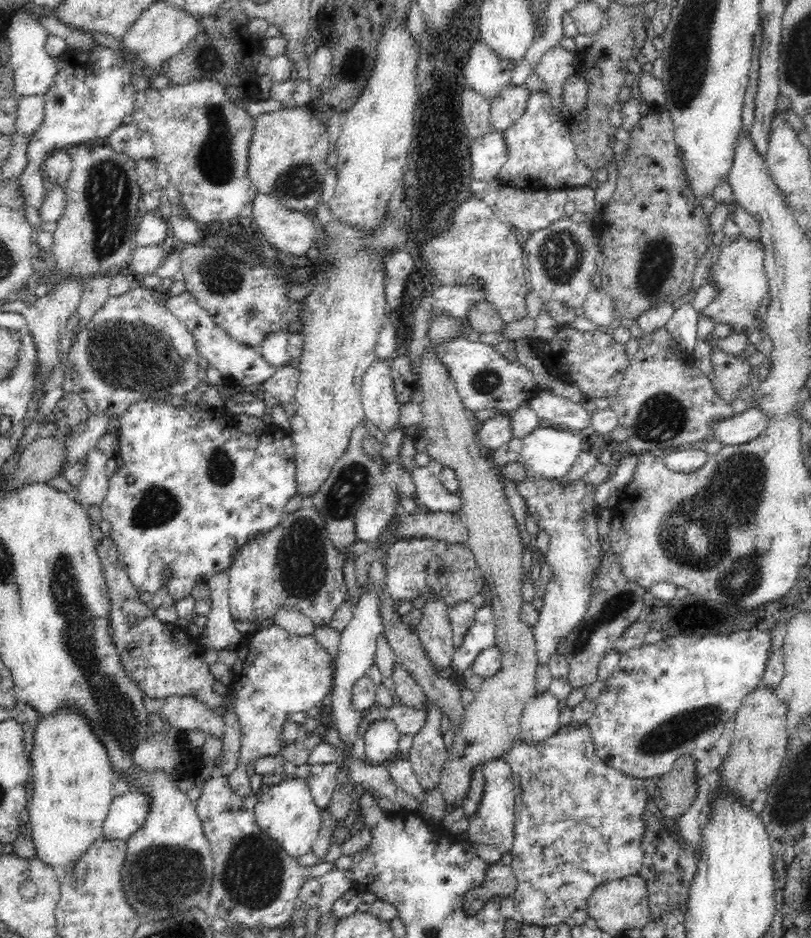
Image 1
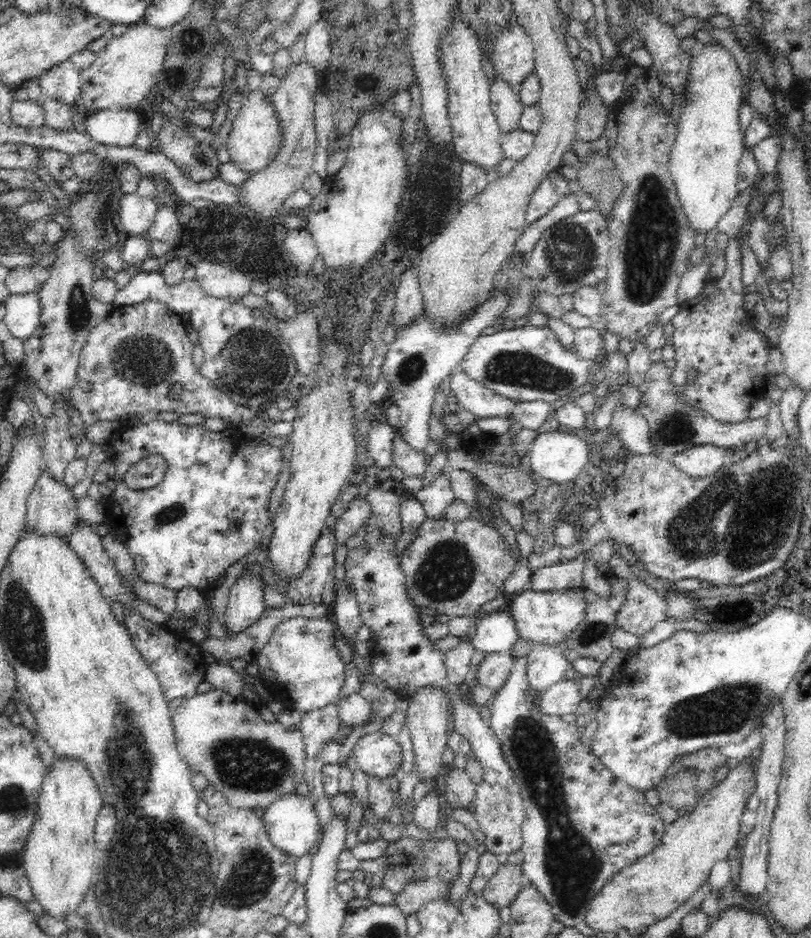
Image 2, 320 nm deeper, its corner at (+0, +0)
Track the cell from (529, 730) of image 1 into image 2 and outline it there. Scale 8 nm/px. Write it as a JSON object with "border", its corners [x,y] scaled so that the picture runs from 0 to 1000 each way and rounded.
{"border":[[[695,724],[686,727],[662,741],[661,749],[666,757],[676,762],[693,763],[705,761],[718,748],[714,728],[707,724]]]}

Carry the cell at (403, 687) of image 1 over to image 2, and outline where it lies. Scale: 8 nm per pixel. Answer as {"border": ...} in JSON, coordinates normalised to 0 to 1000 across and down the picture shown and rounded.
{"border":[[[459,518],[449,531],[456,536],[457,549],[469,550],[473,565],[490,576],[496,568],[493,537],[499,527],[480,518]]]}

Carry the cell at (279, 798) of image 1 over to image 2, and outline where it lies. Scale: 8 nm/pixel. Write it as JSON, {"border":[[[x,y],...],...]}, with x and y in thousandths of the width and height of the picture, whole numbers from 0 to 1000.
{"border":[[[361,845],[333,856],[324,866],[329,888],[334,899],[349,909],[365,916],[385,909],[395,896],[395,876],[385,853],[377,848]]]}

